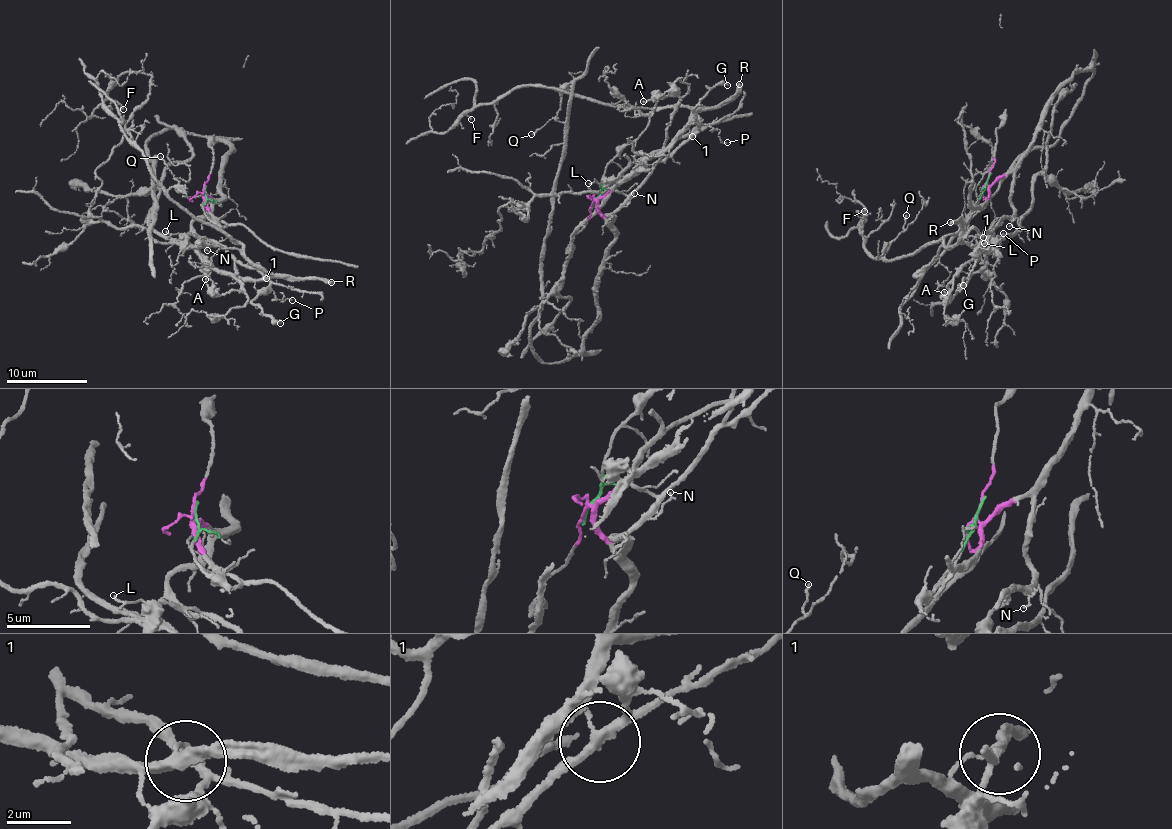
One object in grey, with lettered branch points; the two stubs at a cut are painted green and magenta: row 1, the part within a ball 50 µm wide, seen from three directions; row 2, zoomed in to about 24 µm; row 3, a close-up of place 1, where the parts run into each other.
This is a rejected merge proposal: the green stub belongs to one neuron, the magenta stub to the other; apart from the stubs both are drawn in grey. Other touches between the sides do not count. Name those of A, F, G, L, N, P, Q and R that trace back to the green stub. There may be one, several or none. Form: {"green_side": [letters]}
{"green_side": ["F", "Q", "R"]}

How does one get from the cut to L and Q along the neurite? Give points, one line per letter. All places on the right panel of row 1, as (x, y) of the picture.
L: (986, 180), (989, 185), (1004, 175), (1012, 176), (1010, 188), (1014, 215), (1007, 217), (993, 229), (985, 243)
Q: (987, 179), (986, 190), (959, 230), (914, 256), (893, 261), (887, 258), (886, 246), (904, 230), (905, 216)

